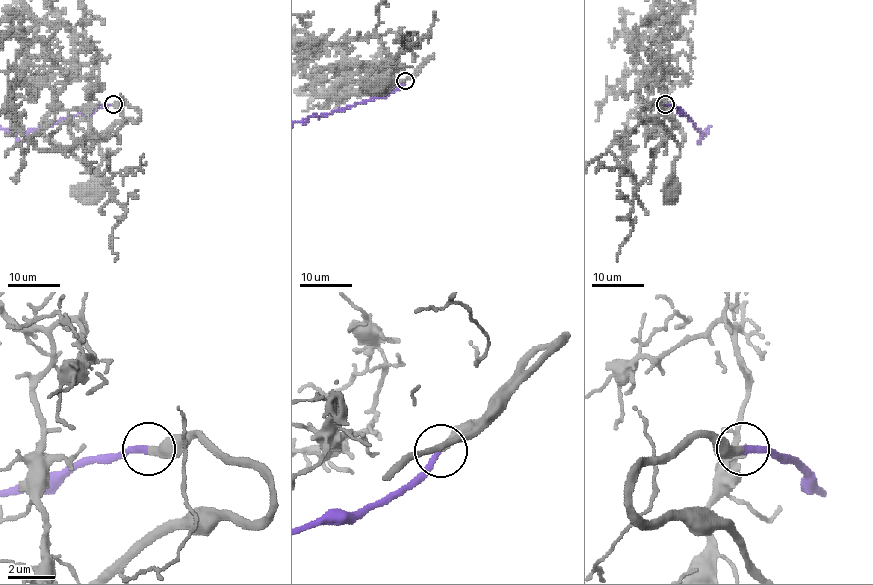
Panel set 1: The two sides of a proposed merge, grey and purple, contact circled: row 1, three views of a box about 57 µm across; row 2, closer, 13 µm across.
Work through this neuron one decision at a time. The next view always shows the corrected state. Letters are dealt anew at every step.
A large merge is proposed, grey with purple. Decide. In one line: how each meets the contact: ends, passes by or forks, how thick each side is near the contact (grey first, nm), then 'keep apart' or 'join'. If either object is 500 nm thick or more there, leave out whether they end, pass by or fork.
grey ends there; purple ends there; 360 nm thick on the grey side, 300 nm on the other; join

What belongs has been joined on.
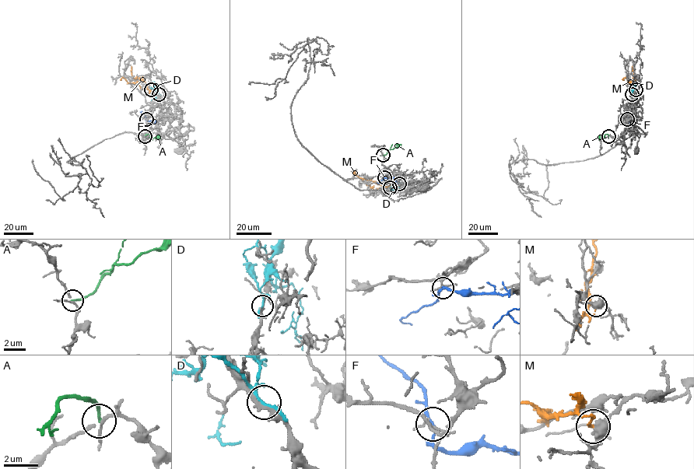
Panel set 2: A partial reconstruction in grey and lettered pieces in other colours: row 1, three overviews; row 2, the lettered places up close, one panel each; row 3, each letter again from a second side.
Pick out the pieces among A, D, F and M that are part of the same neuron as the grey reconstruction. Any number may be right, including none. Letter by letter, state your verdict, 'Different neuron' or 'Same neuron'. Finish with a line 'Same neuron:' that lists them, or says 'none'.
A: Different neuron
D: Different neuron
F: Different neuron
M: Different neuron
Same neuron: none

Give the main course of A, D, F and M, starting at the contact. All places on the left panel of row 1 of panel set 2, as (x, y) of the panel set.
A: (145, 136), (148, 134), (152, 138), (160, 139)
D: (159, 94), (154, 88), (151, 100)
F: (146, 119), (158, 123), (153, 123)
M: (151, 89), (141, 89), (138, 83), (128, 82), (123, 78), (120, 79)

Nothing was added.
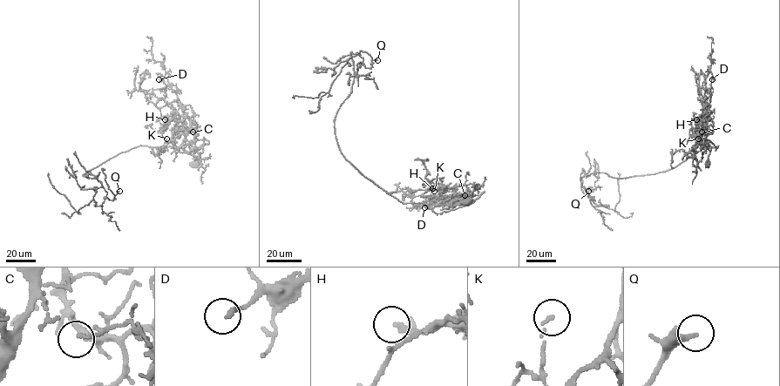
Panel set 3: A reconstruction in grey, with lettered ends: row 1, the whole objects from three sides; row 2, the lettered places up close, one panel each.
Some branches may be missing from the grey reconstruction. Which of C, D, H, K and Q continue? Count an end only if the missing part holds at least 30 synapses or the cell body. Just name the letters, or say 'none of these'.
D, H

